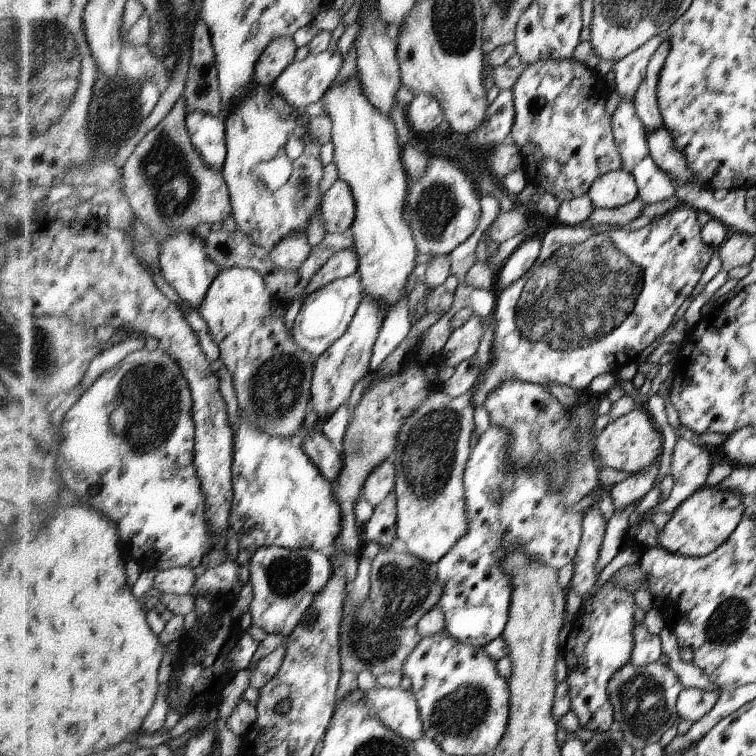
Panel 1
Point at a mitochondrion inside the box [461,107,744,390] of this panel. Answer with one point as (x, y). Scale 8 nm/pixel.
(581, 293)

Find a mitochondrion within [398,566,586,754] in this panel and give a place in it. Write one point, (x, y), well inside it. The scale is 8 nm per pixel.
(459, 713)

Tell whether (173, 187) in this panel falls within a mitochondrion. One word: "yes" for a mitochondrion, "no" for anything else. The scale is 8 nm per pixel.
yes

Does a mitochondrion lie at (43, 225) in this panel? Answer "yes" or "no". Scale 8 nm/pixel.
no

